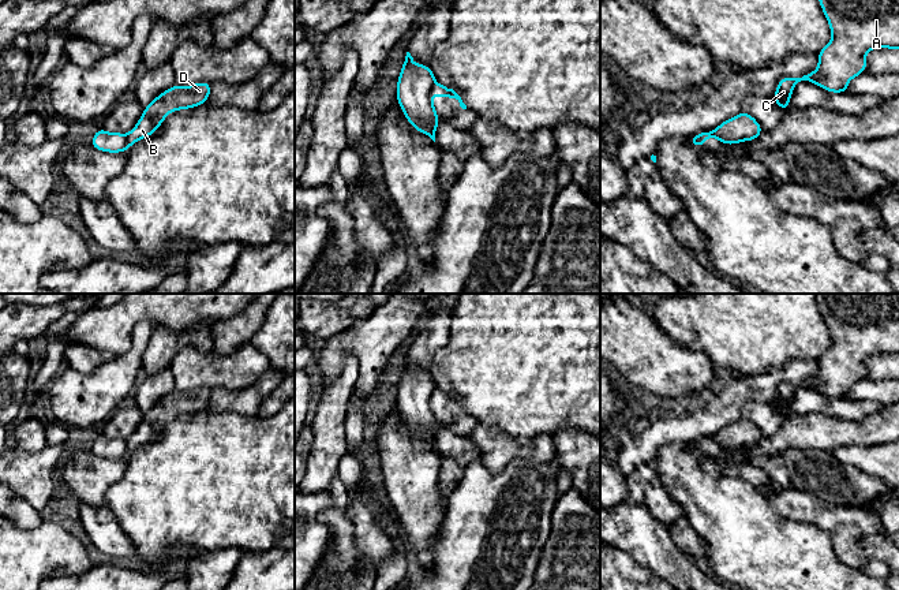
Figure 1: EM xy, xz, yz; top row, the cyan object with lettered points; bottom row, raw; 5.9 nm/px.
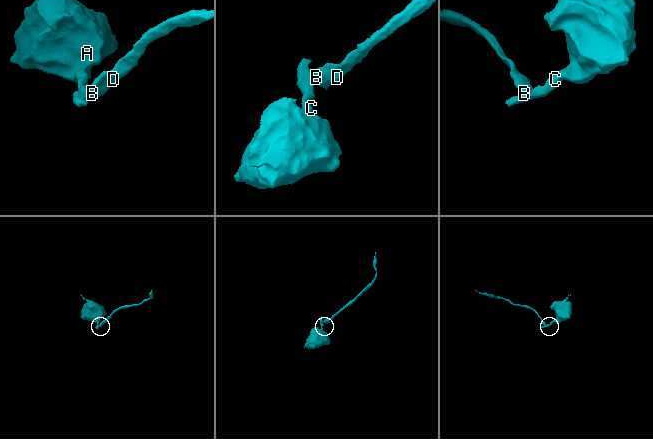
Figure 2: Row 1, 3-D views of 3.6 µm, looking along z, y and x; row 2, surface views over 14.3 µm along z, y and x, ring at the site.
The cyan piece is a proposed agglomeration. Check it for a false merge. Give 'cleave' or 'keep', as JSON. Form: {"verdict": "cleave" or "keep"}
{"verdict": "cleave"}

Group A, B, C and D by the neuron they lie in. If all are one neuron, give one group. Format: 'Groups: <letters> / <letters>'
Groups: A C / B D

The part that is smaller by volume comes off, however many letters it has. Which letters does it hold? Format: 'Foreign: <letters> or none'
Foreign: B, D

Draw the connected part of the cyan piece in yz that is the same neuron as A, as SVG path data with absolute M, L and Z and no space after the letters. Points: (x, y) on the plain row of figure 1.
M816 294L824 322L828 326L832 343L831 347L817 359L819 371L813 378L802 384L780 384L772 402L776 411L789 417L789 410L795 391L801 387L814 389L829 399L849 399L849 388L865 378L868 367L865 365L869 356L876 354L899 355L899 294Z

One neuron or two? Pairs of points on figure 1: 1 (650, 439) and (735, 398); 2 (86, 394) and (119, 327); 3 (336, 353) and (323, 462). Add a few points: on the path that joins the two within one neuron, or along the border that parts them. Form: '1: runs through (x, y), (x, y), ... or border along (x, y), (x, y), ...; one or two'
1: runs through (671, 430), (690, 428), (707, 421), (714, 414); one
2: border along (133, 332), (131, 347), (120, 355), (111, 357); two
3: border along (352, 354), (345, 358), (341, 372), (323, 391); two

